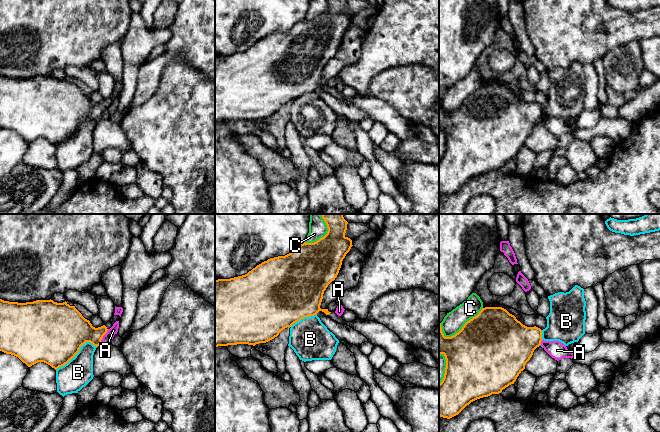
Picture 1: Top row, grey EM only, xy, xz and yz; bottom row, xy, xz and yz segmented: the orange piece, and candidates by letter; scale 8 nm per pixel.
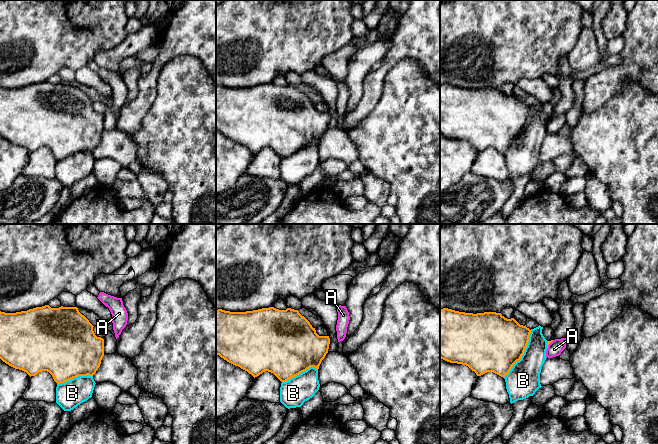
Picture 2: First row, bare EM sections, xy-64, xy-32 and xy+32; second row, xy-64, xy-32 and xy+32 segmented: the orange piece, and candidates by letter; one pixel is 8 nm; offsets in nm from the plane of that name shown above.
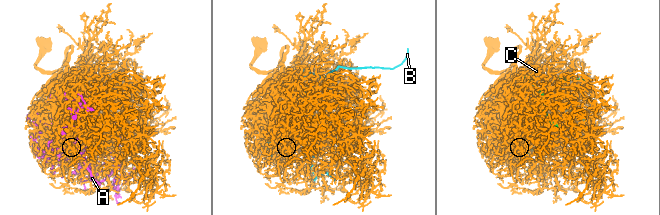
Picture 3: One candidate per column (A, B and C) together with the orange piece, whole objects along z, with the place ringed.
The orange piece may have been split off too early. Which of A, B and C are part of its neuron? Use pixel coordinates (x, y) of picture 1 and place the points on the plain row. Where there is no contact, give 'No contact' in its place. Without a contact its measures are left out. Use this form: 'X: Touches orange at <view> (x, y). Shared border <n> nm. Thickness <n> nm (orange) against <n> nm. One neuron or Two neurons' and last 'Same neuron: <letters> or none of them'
A: Touches orange at xy (103, 111). Shared border 140 nm. Thickness 280 nm (orange) against 70 nm. Two neurons
B: Touches orange at xy (77, 128). Shared border 380 nm. Thickness 480 nm (orange) against 240 nm. Two neurons
C: Touches orange at yz (464, 101). Shared border 400 nm. Thickness 500 nm (orange) against 160 nm. Two neurons
Same neuron: none of them

